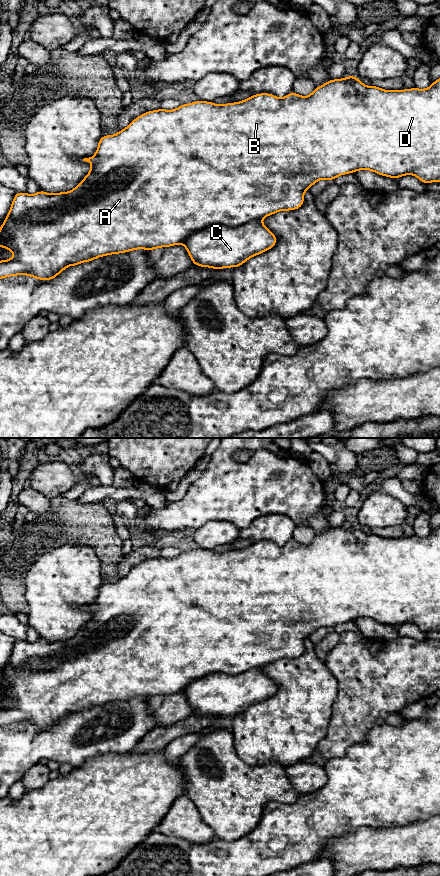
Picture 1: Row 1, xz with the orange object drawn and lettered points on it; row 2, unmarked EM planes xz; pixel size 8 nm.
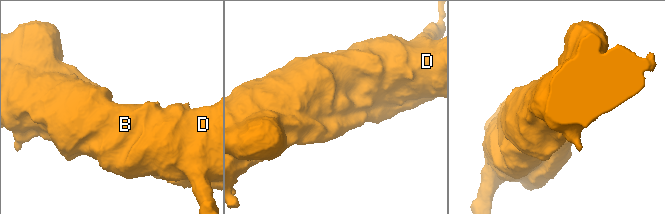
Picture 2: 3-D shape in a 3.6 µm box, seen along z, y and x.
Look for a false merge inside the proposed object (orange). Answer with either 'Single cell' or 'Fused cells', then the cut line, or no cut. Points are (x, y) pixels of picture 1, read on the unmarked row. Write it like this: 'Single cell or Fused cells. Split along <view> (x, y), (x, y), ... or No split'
Fused cells. Split along xz (260, 667), (237, 674), (209, 673), (191, 681), (182, 690)

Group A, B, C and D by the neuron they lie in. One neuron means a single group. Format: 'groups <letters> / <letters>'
groups A B D / C

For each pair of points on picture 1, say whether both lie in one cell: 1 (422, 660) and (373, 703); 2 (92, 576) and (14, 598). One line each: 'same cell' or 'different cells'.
1: same cell
2: different cells

